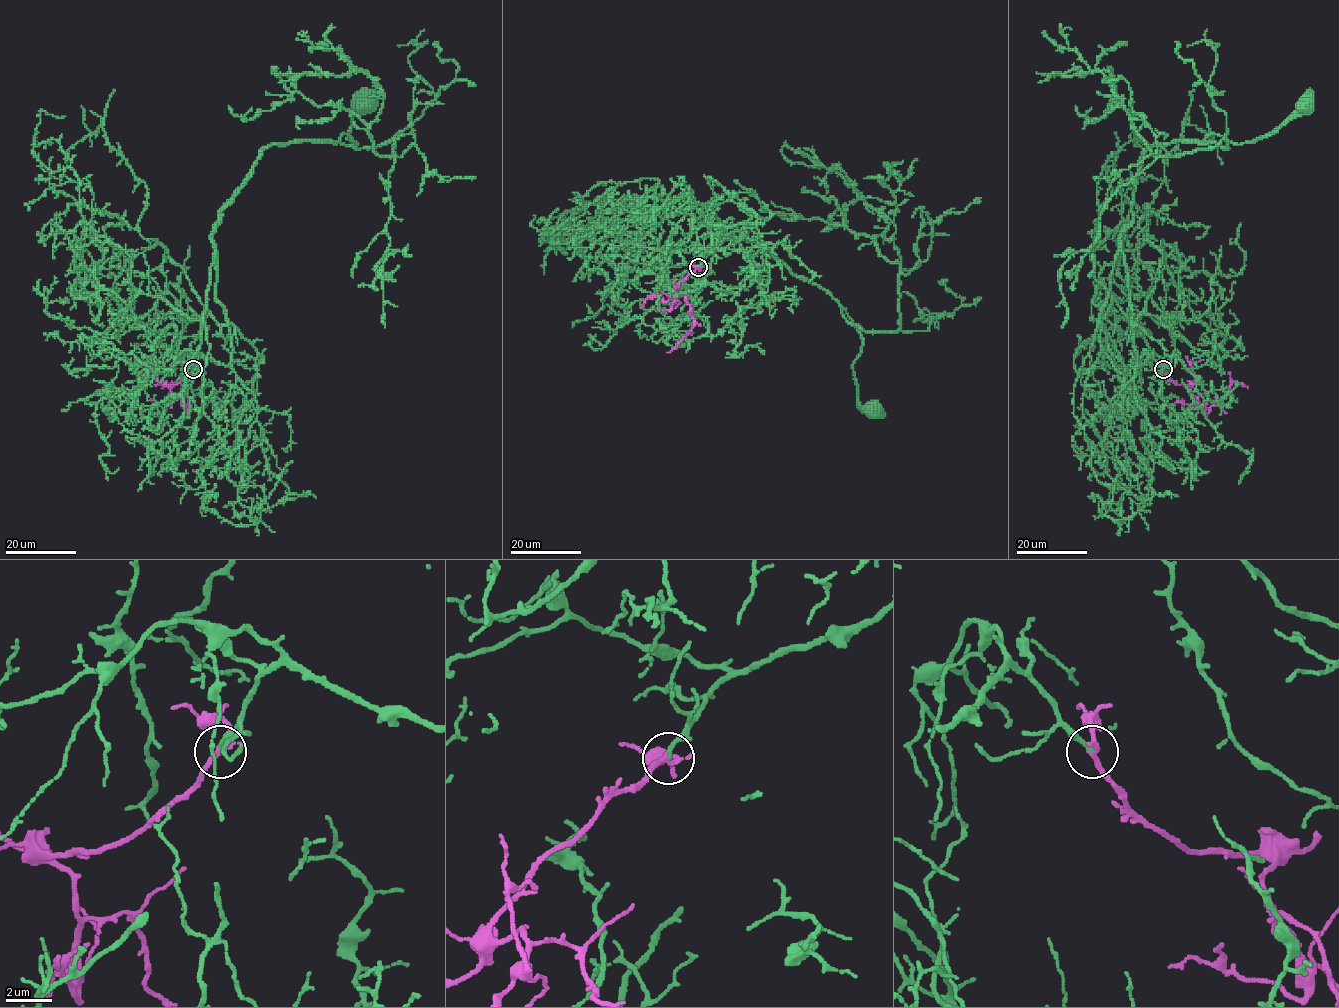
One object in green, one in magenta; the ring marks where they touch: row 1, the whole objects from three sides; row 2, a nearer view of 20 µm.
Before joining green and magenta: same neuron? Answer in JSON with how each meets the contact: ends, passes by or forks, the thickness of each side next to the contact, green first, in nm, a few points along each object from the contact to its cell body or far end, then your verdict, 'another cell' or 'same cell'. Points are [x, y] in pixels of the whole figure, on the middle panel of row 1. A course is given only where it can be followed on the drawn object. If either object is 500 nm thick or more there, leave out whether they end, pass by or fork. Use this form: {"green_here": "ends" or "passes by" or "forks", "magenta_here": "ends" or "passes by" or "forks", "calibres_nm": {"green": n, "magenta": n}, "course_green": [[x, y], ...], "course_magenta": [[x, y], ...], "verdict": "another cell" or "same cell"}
{"green_here": "ends", "magenta_here": "passes by", "calibres_nm": {"green": 190, "magenta": 220}, "course_green": [[698, 267], [737, 242], [718, 226], [820, 285], [862, 339], [853, 364], [857, 401], [875, 412]], "course_magenta": [[698, 267], [681, 281], [671, 294], [684, 297], [691, 309], [694, 325], [667, 352]], "verdict": "same cell"}

